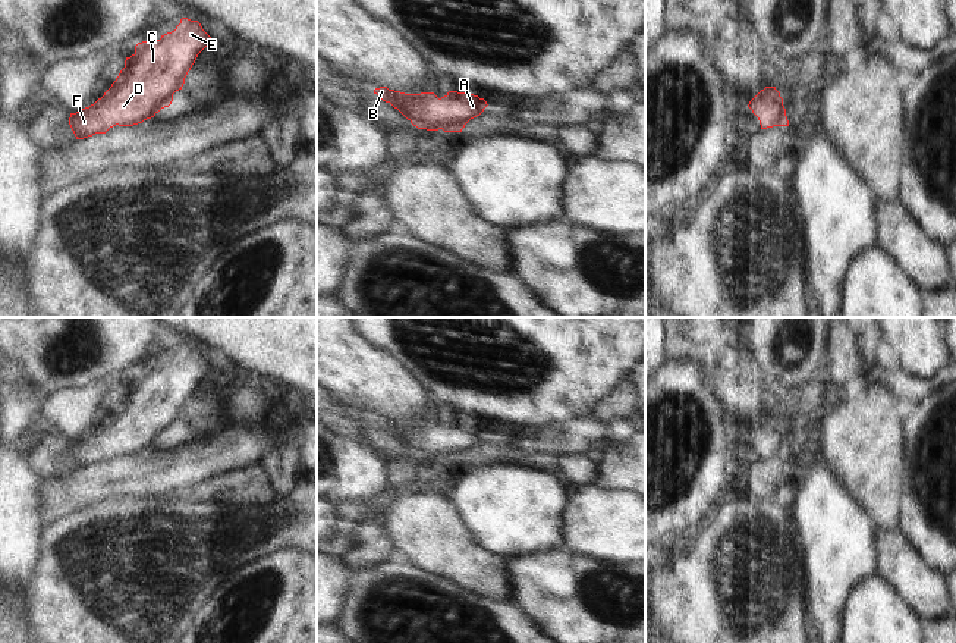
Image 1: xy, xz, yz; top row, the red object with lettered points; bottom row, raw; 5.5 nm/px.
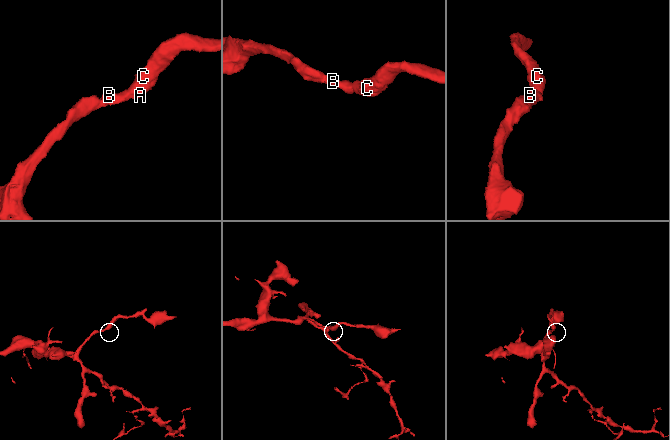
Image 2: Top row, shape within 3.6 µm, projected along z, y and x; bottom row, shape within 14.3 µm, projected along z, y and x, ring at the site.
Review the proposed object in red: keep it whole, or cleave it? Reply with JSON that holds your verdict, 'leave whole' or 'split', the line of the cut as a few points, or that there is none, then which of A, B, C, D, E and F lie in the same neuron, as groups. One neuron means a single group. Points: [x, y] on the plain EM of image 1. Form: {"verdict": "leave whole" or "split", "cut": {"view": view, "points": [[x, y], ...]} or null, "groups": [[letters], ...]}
{"verdict": "leave whole", "cut": null, "groups": [["A", "B", "C", "D", "E", "F"]]}

